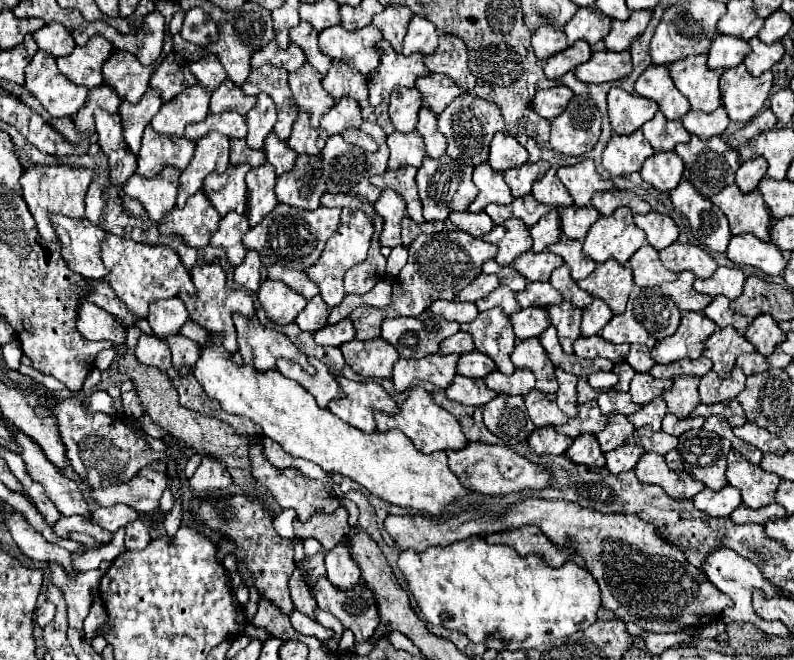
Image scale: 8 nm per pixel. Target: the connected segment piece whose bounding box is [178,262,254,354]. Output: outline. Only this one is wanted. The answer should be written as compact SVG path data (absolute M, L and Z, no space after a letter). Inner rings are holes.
M212 262L212 264L206 264L206 266L200 266L200 268L194 268L190 272L192 276L192 282L196 286L196 294L190 296L186 292L180 292L178 298L186 304L186 310L188 310L188 316L192 322L204 326L212 336L220 336L222 338L222 346L234 354L238 352L238 342L236 342L236 328L234 328L234 322L232 322L232 314L242 314L242 316L254 316L254 306L252 306L252 300L248 296L248 292L244 290L230 290L226 288L226 274L224 270L220 268L218 262Z

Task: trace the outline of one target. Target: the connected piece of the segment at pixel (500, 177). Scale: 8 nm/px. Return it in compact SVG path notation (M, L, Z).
M480 164L474 168L474 184L478 186L478 196L470 204L470 212L482 212L488 204L510 204L512 194L504 182L504 172L496 172L490 164Z

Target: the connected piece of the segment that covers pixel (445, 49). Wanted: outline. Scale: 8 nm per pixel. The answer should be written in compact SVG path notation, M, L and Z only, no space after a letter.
M440 32L436 54L424 56L424 64L430 72L448 74L462 92L470 92L476 84L472 72L468 70L466 46L458 36Z

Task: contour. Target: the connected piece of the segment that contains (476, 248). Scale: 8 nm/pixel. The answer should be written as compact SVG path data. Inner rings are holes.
M462 230L418 236L408 248L408 264L402 268L400 278L394 276L392 280L392 304L386 308L360 306L350 314L350 320L356 328L356 338L378 338L382 320L394 316L420 316L434 300L454 300L458 292L482 272L482 264L488 258L496 258L496 250L498 248L494 244L486 244L484 240L474 238Z

